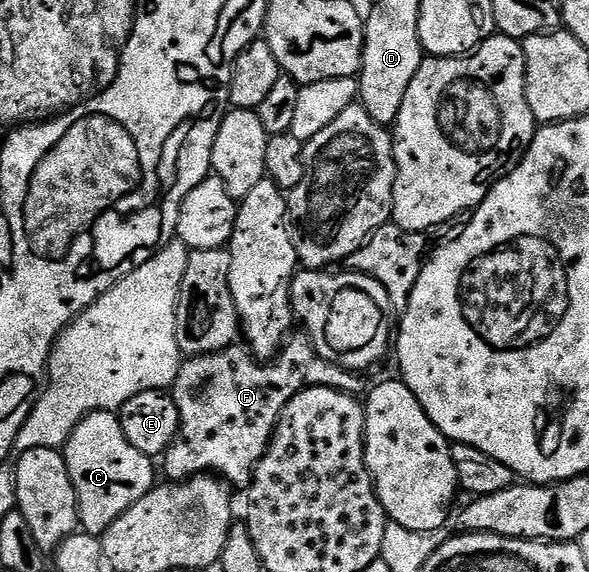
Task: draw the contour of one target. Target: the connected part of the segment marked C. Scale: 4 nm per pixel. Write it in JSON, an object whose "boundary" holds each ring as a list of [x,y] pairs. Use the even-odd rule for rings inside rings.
{"boundary":[[[111,410],[87,414],[64,443],[62,453],[74,484],[80,513],[79,529],[85,534],[104,535],[122,512],[142,500],[142,496],[149,494],[158,482],[157,467],[156,470],[152,467],[153,459],[138,452],[138,448],[126,440],[119,417]]]}

